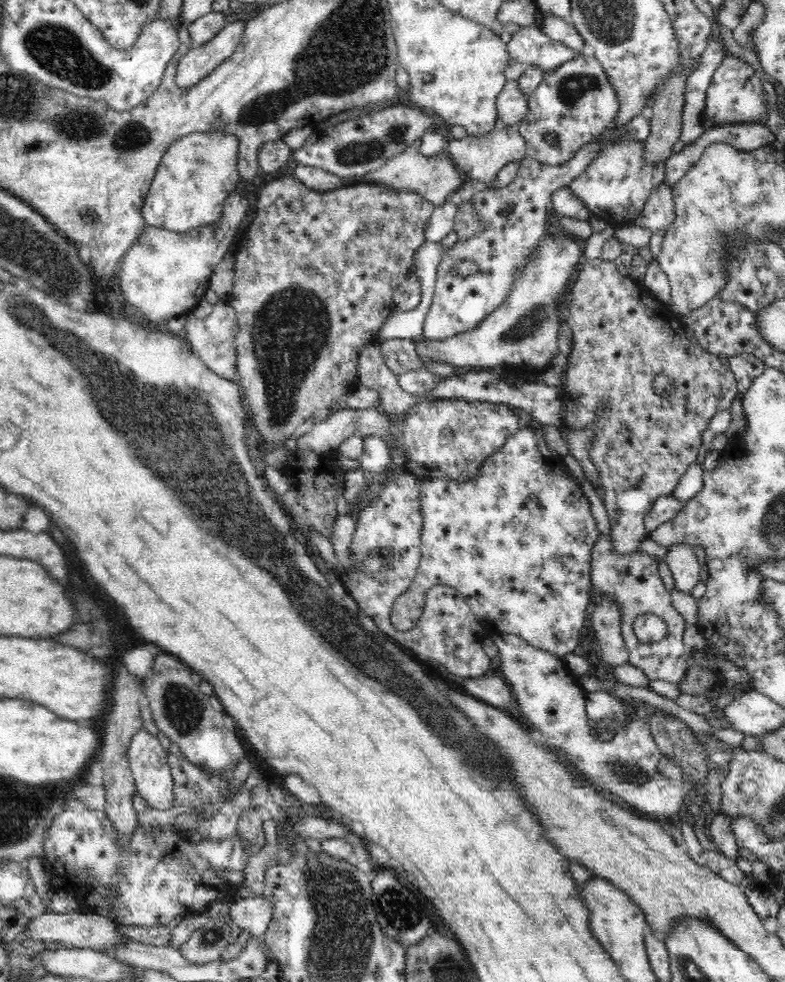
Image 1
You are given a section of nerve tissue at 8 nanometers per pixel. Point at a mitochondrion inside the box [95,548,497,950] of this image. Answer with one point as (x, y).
(399, 912)

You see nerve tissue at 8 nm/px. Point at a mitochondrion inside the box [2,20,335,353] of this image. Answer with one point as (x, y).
(56, 48)

